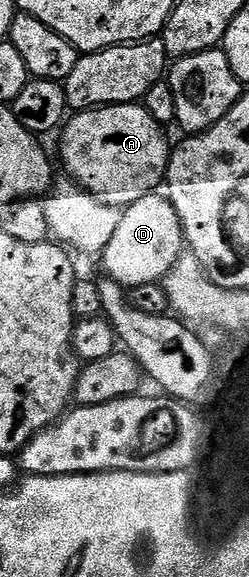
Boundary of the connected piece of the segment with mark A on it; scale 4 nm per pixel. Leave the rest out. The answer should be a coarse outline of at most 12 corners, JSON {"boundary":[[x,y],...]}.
{"boundary":[[140,102],[60,132],[80,190],[124,209],[164,184],[171,143]]}

